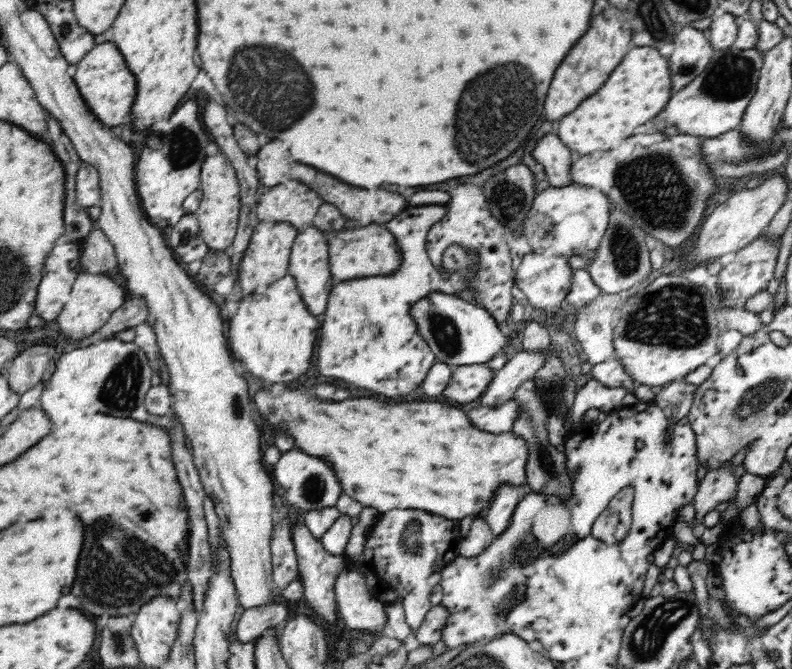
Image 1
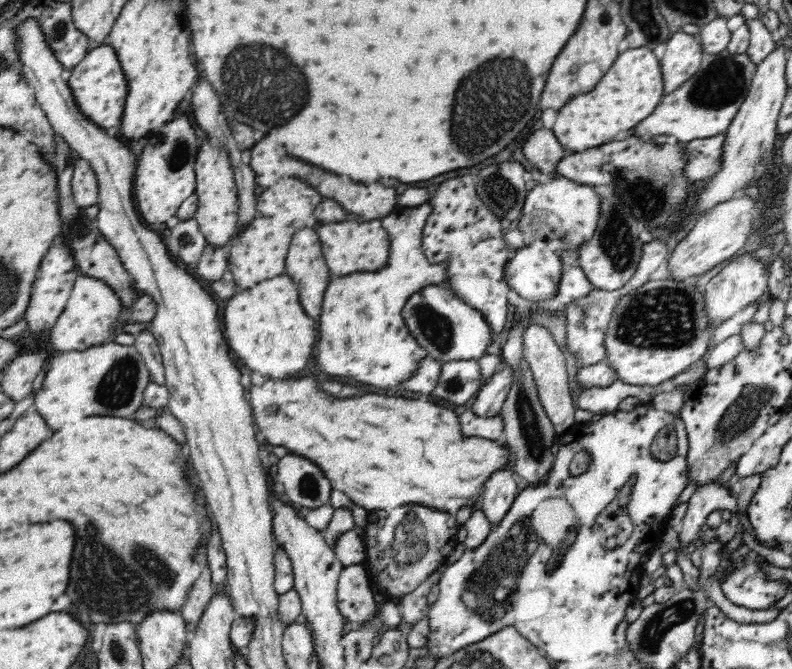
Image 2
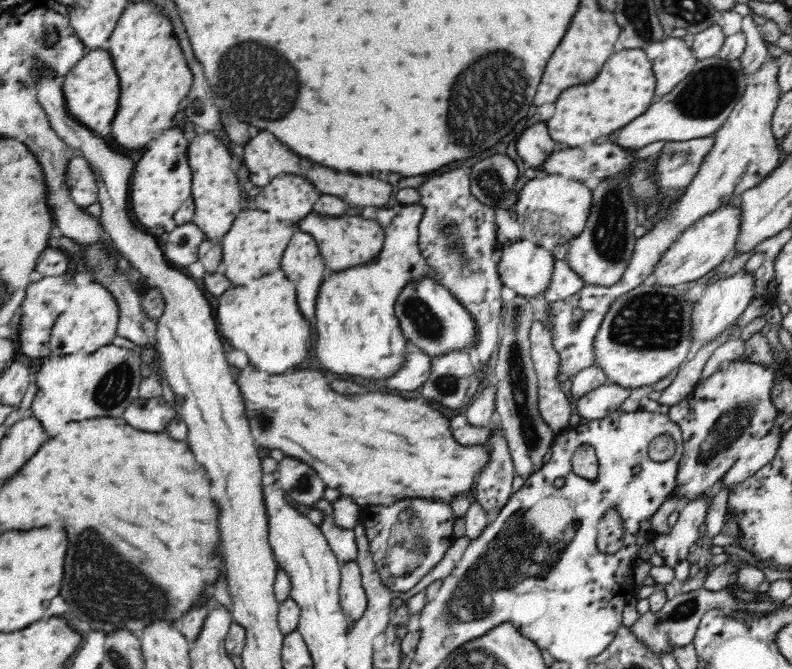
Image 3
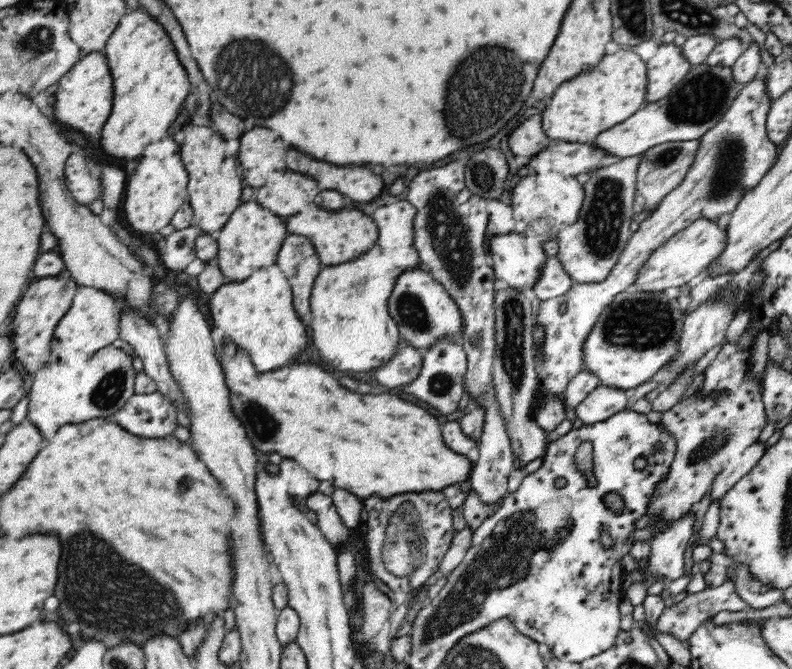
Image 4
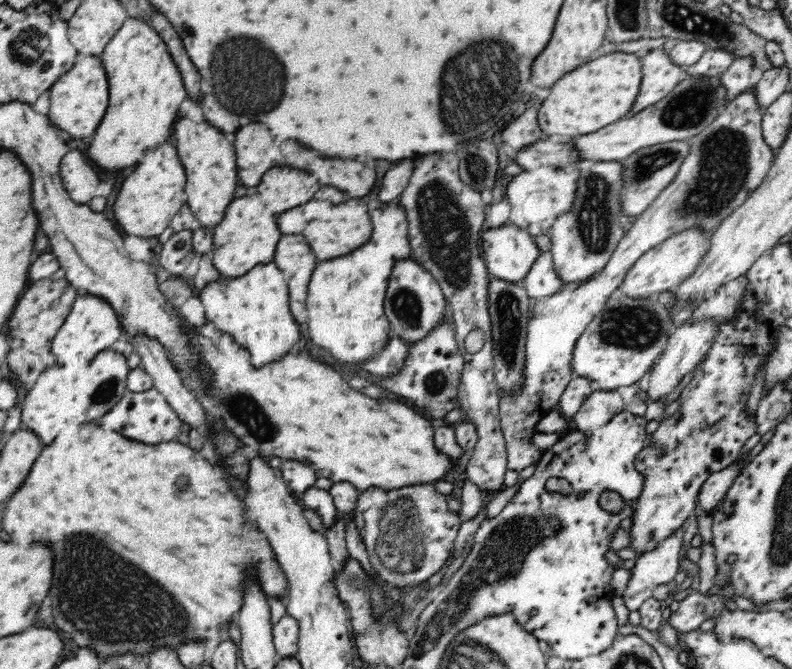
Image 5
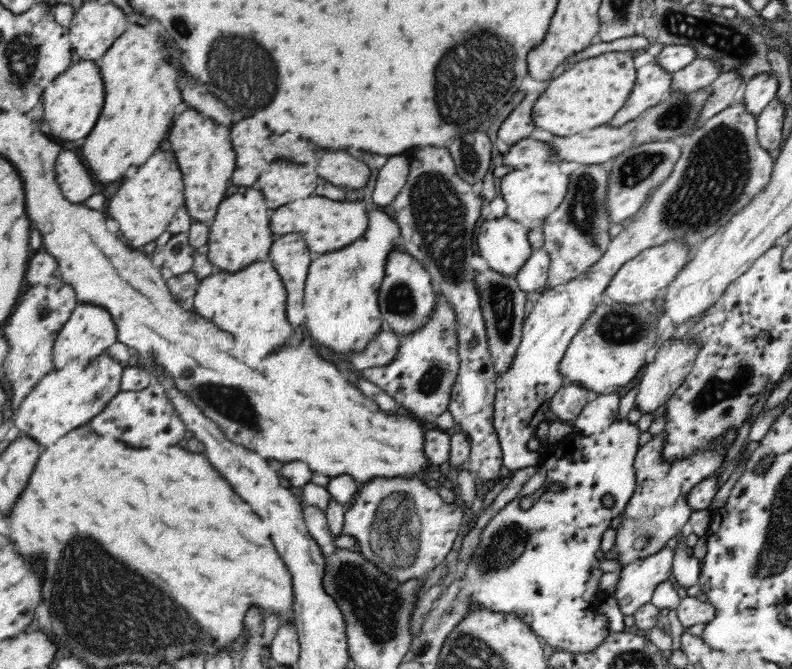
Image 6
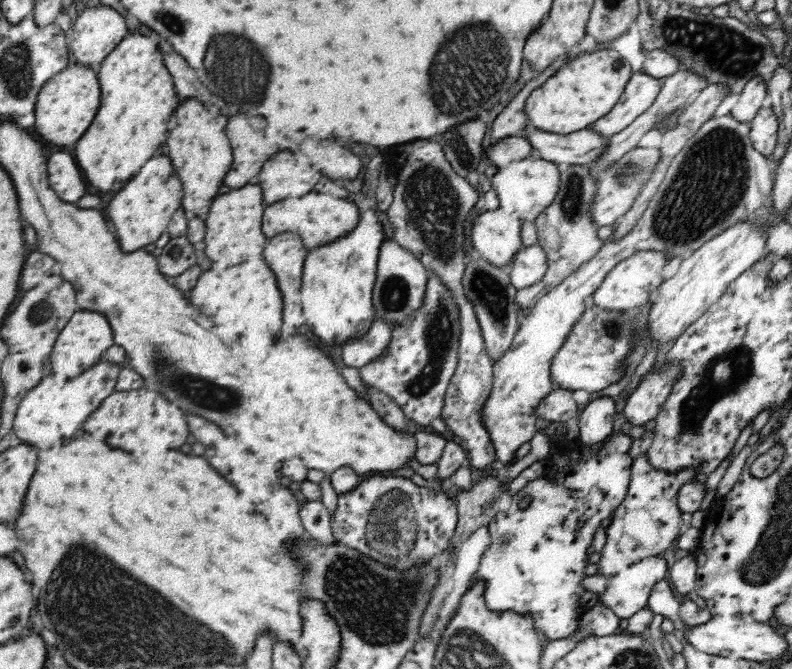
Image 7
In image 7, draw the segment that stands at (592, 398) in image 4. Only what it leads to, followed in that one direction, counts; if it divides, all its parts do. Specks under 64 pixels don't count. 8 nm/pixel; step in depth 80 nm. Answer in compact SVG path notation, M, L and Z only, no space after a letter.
M612 397L588 402L579 414L579 442L590 447L602 444L612 430L615 414Z

